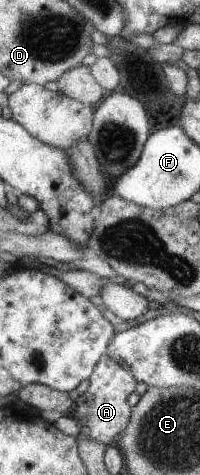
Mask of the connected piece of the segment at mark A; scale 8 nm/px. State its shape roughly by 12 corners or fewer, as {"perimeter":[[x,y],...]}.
{"perimeter":[[105,355],[76,396],[79,434],[112,444],[128,428],[138,380]]}

